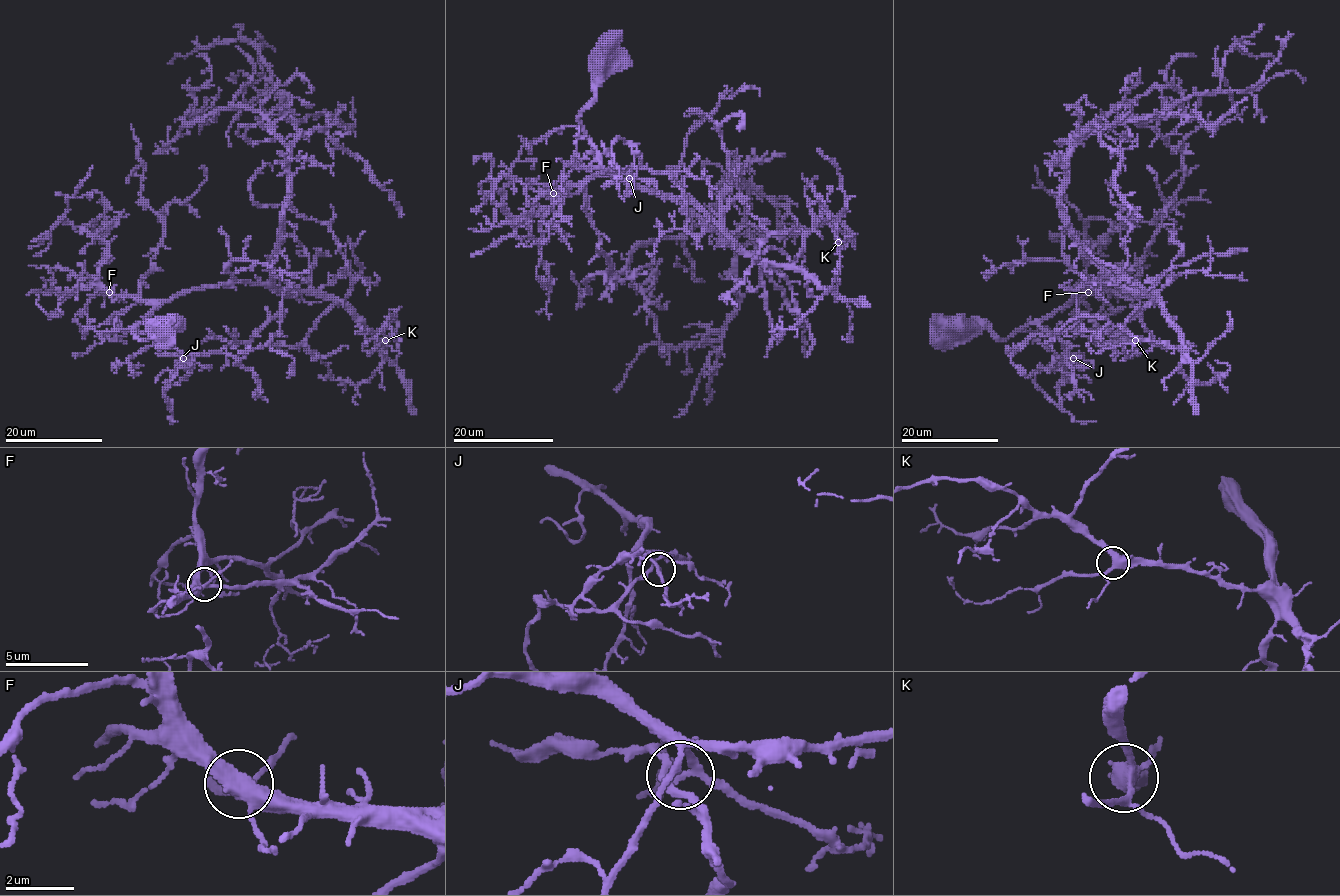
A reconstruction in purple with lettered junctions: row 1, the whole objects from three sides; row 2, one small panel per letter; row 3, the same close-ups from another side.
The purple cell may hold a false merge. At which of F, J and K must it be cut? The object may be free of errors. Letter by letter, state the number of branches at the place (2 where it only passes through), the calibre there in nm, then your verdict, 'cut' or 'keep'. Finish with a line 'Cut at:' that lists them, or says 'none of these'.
F: branches 5; calibre 360 nm; keep
J: branches 4; calibre 190 nm; cut
K: branches 4; calibre 340 nm; keep
Cut at: J

